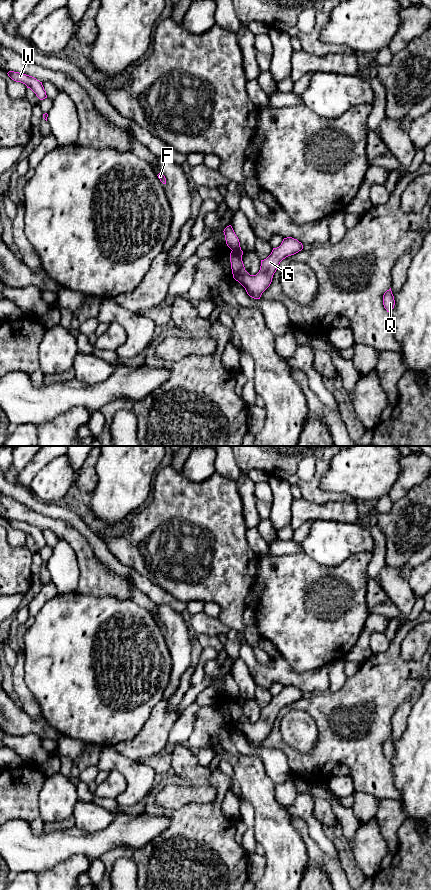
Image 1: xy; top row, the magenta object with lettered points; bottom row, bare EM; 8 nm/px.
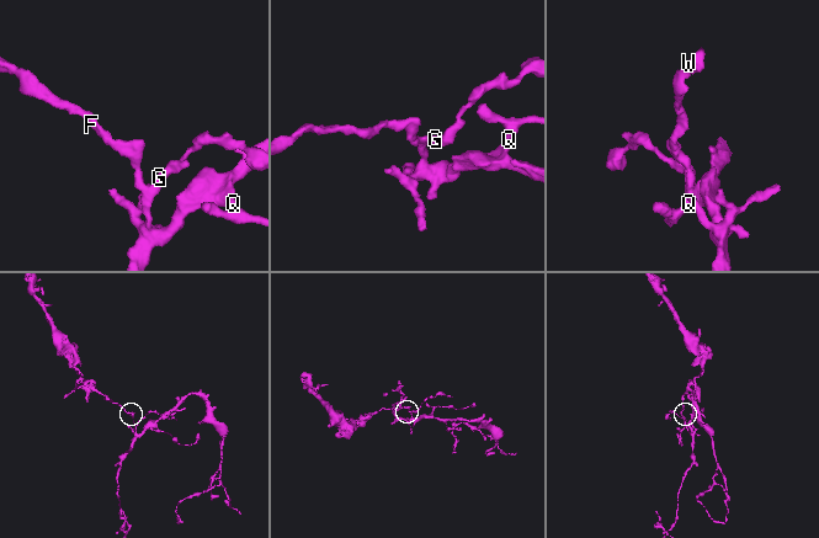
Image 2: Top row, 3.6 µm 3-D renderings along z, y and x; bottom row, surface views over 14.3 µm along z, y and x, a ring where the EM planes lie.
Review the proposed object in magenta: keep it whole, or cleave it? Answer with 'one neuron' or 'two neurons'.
two neurons

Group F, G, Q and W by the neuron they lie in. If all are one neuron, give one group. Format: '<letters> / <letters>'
F W / G Q

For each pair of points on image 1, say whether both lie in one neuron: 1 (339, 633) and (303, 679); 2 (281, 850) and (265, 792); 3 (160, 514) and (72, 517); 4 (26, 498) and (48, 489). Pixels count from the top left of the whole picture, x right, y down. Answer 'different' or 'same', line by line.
1: different
2: same
3: different
4: different

